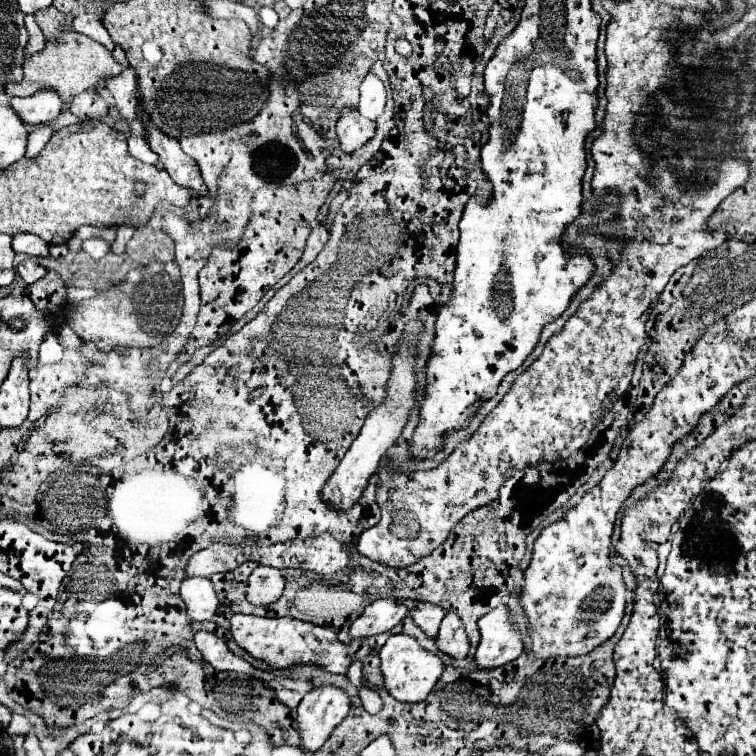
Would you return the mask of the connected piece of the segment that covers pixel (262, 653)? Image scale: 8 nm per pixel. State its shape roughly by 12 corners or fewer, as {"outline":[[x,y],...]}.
{"outline":[[233,614],[233,640],[277,668],[353,658],[329,626]]}

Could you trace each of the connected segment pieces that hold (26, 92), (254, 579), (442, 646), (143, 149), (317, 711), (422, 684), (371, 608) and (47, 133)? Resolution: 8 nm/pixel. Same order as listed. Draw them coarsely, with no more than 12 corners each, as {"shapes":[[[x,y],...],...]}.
{"shapes":[[[75,30],[25,56],[9,96],[53,88],[63,102],[117,76],[121,66]],[[257,566],[247,582],[247,600],[267,606],[281,598],[281,568]],[[455,612],[443,618],[437,648],[455,658],[467,656],[467,638]],[[141,136],[129,140],[131,154],[147,164],[159,158],[147,148]],[[313,688],[297,706],[301,744],[319,750],[349,714],[351,696]],[[409,634],[381,648],[385,688],[401,702],[425,700],[445,670]],[[379,598],[351,624],[351,638],[367,638],[397,626],[409,608]],[[43,124],[29,134],[27,154],[37,156],[53,128]]]}

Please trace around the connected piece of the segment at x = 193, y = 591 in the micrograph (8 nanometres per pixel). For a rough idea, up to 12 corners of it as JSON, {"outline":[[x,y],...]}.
{"outline":[[185,578],[191,620],[213,620],[219,600],[209,578]]}

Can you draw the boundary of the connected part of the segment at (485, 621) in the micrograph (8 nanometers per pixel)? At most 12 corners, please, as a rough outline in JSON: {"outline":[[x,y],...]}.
{"outline":[[505,604],[477,622],[479,668],[515,660],[525,644]]}

